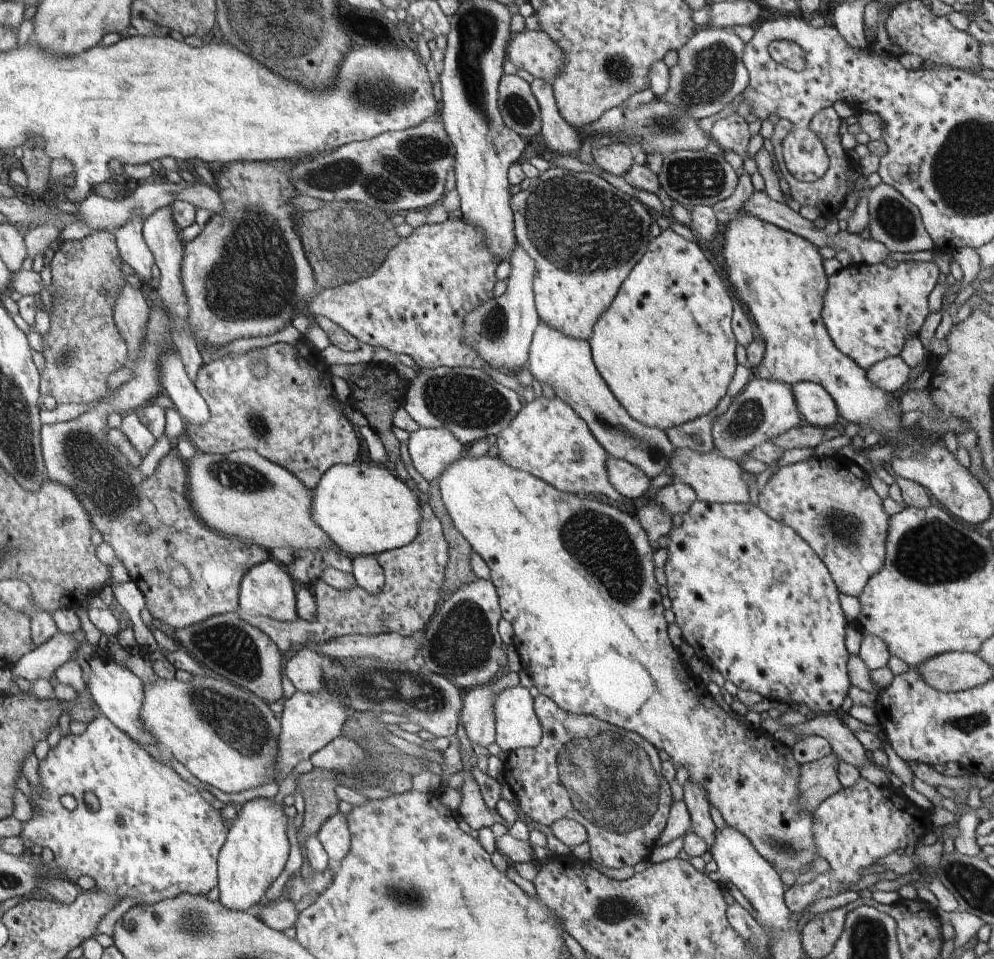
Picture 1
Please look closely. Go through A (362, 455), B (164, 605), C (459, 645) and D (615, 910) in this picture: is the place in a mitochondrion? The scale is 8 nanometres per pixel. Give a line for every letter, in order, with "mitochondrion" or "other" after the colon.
A: other
B: other
C: mitochondrion
D: mitochondrion

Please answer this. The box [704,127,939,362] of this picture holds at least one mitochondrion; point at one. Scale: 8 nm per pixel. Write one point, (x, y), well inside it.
(896, 219)

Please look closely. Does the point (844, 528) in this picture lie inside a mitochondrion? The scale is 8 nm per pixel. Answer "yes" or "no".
yes

